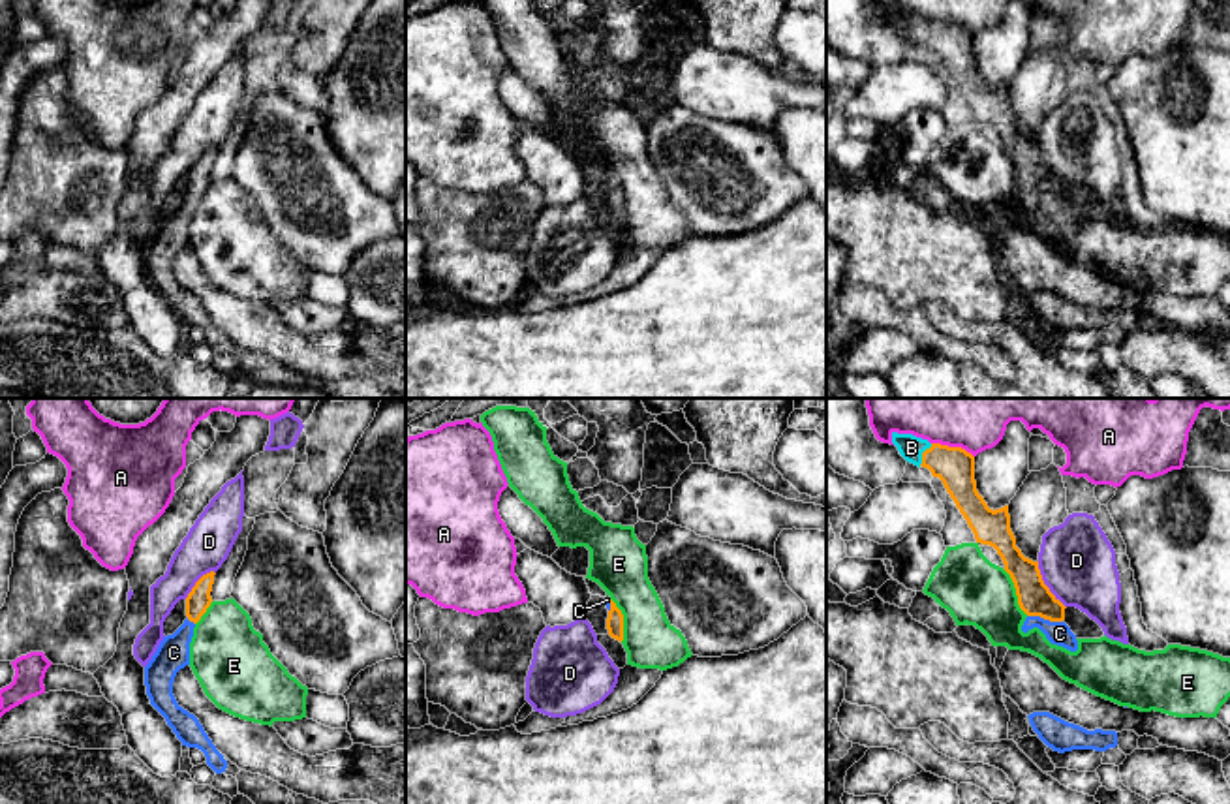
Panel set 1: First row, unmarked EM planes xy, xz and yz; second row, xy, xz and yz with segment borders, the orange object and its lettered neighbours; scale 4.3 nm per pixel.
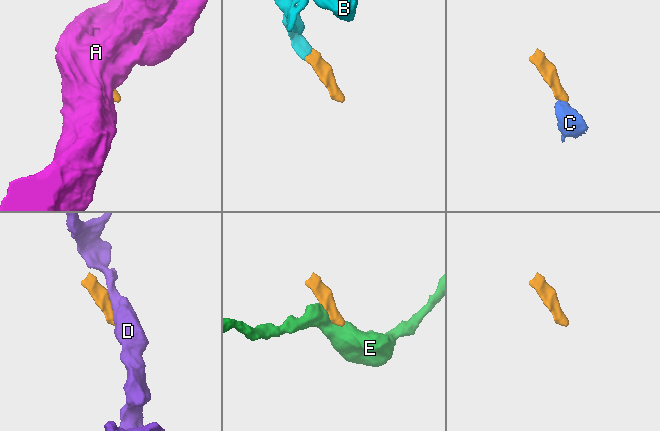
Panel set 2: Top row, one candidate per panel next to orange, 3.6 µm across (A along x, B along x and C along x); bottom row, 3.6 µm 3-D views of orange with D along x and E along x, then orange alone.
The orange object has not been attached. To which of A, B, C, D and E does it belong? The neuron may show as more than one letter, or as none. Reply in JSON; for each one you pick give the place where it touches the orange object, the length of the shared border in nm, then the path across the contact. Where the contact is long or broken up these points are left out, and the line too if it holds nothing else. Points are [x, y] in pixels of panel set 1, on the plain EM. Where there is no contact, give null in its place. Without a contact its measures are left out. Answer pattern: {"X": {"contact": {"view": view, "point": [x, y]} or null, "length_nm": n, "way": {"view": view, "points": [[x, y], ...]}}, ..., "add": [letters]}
{"B": {"contact": {"view": "yz", "point": [922, 34]}, "length_nm": 110, "way": {"view": "yz", "points": [[954, 46], [932, 34], [922, 34], [911, 27]]}}, "C": {"contact": {"view": "yz", "point": [1045, 198]}, "length_nm": 160, "way": {"view": "yz", "points": [[1033, 175], [1045, 198], [1060, 213]]}}, "add": ["B", "C"]}

